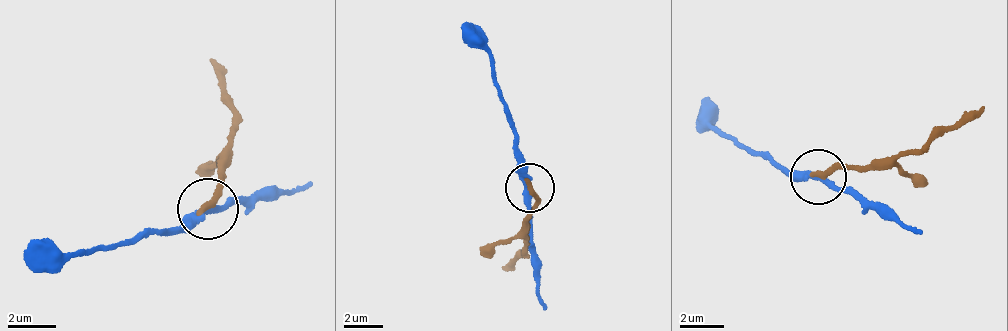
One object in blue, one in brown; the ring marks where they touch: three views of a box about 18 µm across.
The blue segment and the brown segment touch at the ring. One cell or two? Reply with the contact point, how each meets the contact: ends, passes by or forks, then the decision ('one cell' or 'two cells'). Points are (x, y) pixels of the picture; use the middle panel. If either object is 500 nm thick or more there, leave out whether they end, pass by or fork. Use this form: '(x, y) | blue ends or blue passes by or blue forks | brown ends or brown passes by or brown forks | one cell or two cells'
(530, 188) | blue passes by | brown ends | two cells

